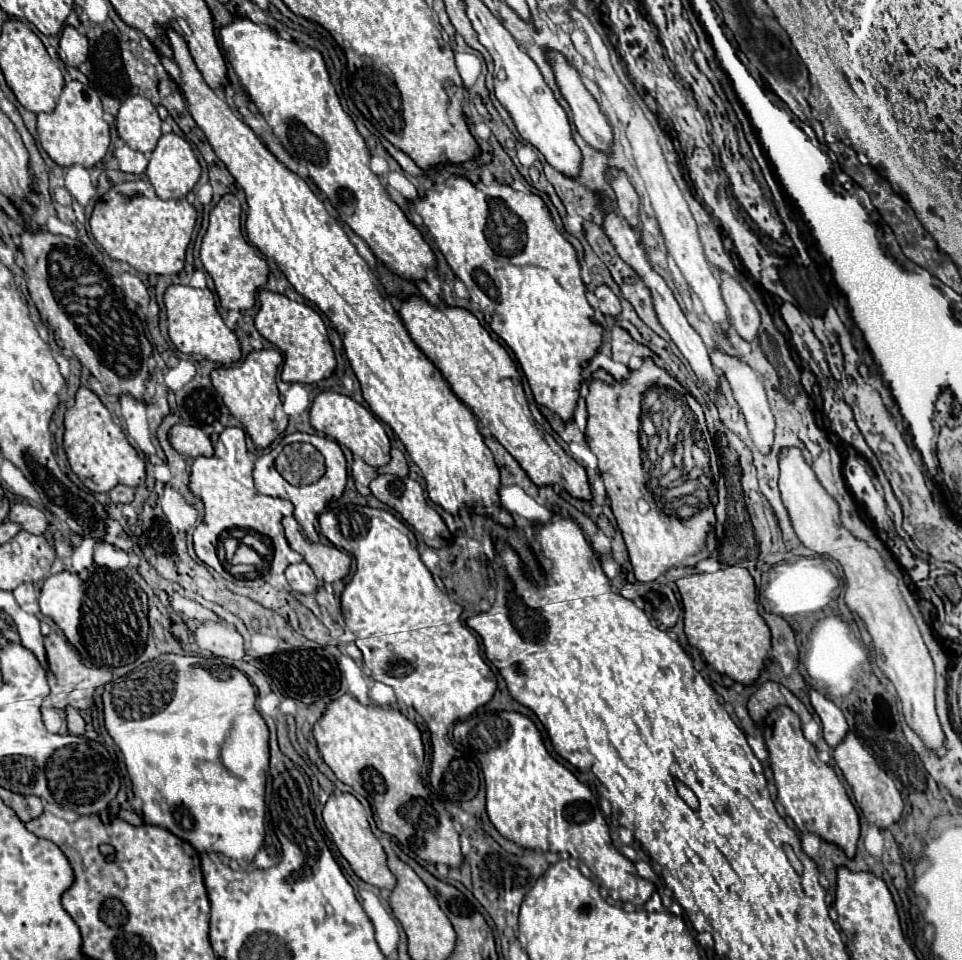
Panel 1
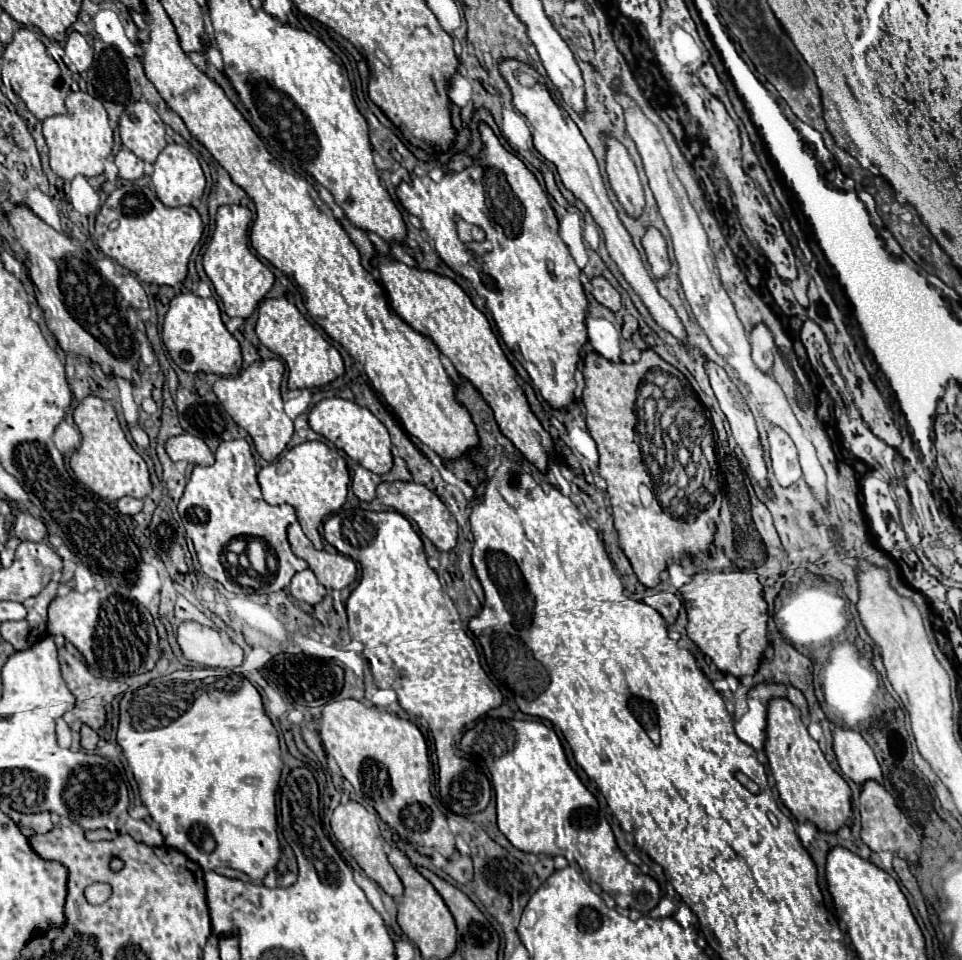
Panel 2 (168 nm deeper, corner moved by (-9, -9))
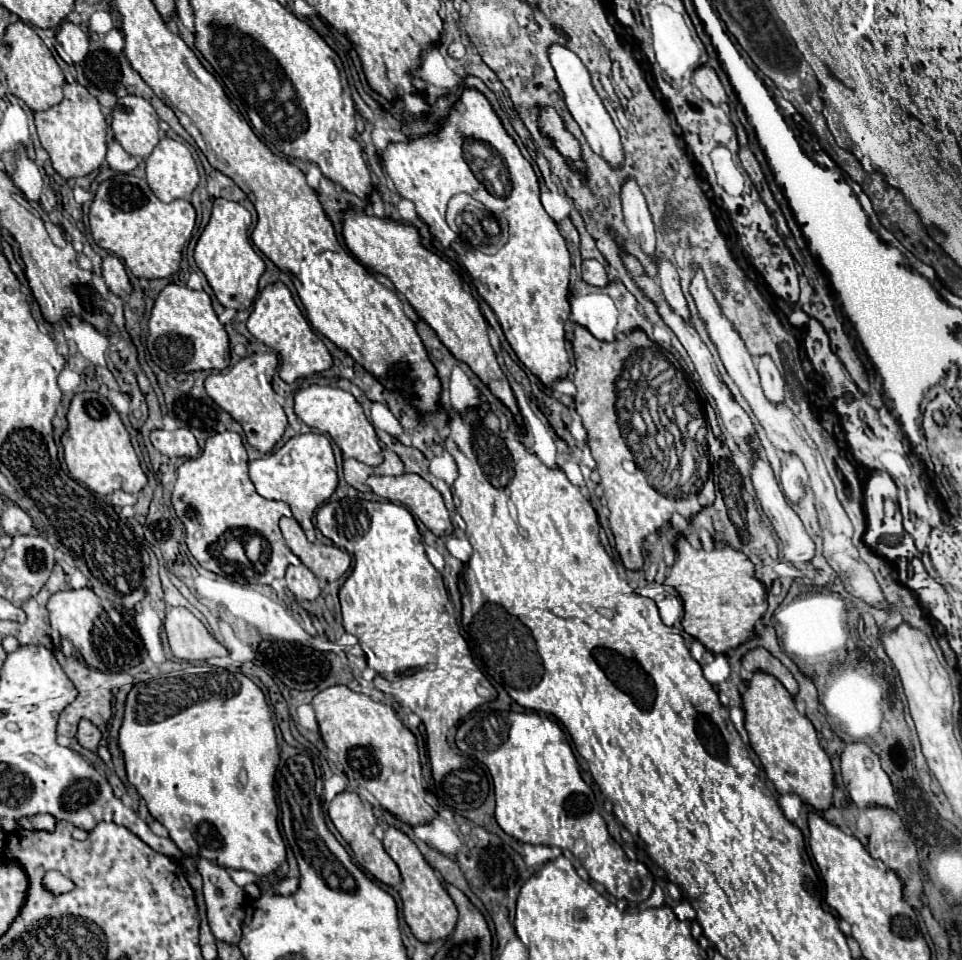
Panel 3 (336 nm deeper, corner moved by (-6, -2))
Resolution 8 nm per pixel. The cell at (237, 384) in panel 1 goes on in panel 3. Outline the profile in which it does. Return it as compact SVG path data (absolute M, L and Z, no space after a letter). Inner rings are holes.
M255 353L243 357L231 369L223 373L211 373L205 379L205 389L209 397L243 427L249 445L253 445L261 453L271 453L287 427L287 415L283 407L277 403L275 391L271 387L271 379L273 373L277 371L277 363L279 359L275 353L261 353L261 355Z

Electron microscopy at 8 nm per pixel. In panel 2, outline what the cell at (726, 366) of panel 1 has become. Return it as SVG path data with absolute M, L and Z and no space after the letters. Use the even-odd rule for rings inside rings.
M770 426L768 430L770 438L770 458L772 458L772 468L776 474L776 480L780 486L792 486L796 480L802 478L802 468L798 462L798 452L794 442L784 434L782 430L776 430L776 426Z

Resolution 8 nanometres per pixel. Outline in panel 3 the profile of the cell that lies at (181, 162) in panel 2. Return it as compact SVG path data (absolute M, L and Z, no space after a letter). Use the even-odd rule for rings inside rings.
M161 139L147 159L147 183L165 203L189 199L199 183L199 171L191 151L175 139Z

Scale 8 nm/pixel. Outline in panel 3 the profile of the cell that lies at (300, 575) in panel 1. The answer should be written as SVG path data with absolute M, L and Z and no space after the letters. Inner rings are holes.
M289 565L287 567L287 575L285 575L285 583L289 587L289 591L297 597L297 601L303 599L317 599L321 595L321 587L317 577L305 567L305 565Z

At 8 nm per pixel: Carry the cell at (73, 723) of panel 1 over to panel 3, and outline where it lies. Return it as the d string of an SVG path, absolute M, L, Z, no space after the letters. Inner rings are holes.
M81 721L79 723L79 731L77 731L77 741L79 745L91 749L91 751L97 751L97 745L101 741L101 731L91 723L91 721Z

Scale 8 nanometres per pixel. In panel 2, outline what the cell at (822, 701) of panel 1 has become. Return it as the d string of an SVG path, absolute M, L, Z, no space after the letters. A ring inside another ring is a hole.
M834 726L834 752L842 768L842 774L858 786L862 786L868 780L884 784L882 770L872 748L856 730Z

